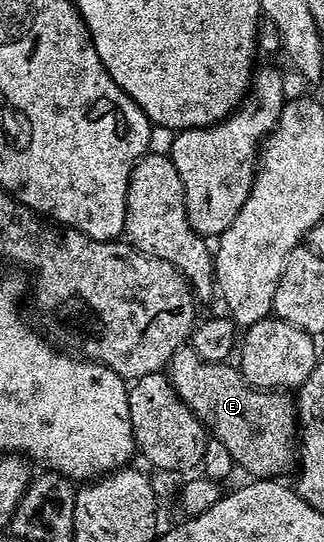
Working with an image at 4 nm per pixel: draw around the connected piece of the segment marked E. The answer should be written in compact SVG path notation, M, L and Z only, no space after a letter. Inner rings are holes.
M186 343L175 351L167 366L169 382L183 403L187 403L194 415L214 438L217 438L233 456L234 466L246 469L253 479L277 479L295 465L295 434L299 425L295 420L295 401L288 392L255 389L248 385L241 375L240 368L224 361L204 361L195 352L192 344Z

